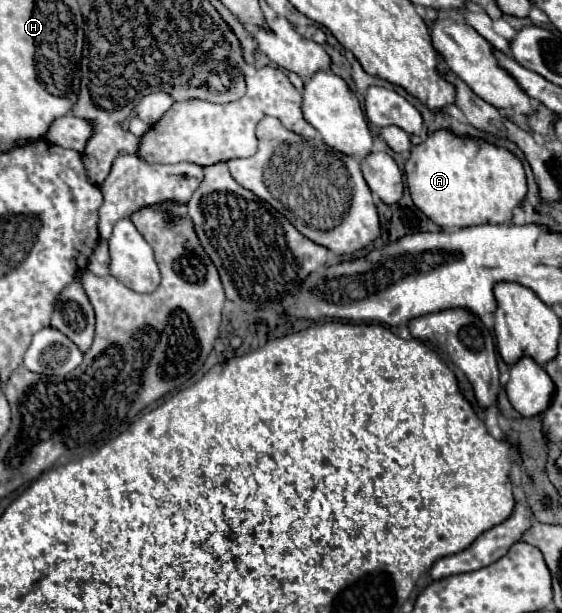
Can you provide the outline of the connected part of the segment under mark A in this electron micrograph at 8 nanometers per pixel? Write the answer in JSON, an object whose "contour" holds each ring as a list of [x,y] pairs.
{"contour":[[[438,129],[424,143],[412,145],[410,159],[404,165],[406,183],[414,205],[440,227],[472,227],[484,223],[506,223],[512,209],[526,197],[526,175],[522,161],[506,147],[484,143],[472,135],[456,135],[448,129]]]}

